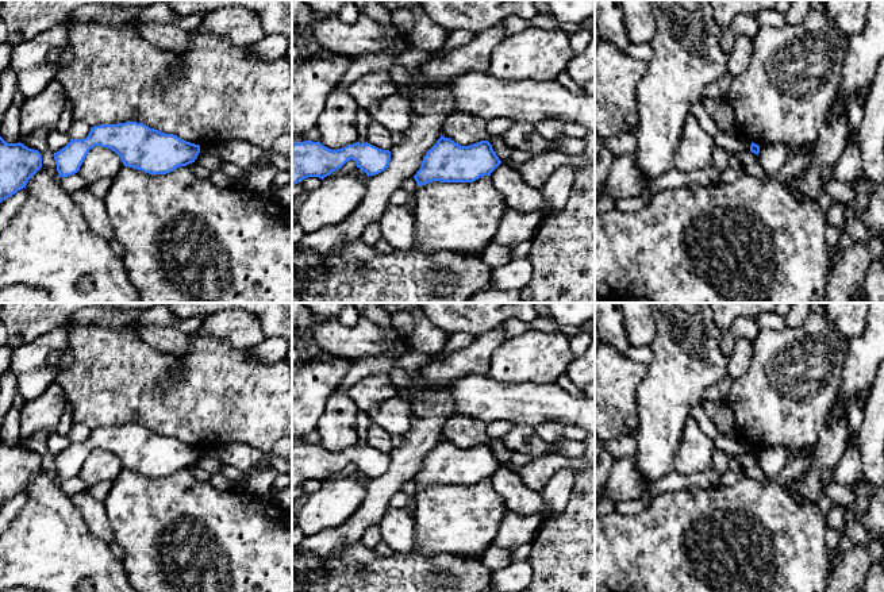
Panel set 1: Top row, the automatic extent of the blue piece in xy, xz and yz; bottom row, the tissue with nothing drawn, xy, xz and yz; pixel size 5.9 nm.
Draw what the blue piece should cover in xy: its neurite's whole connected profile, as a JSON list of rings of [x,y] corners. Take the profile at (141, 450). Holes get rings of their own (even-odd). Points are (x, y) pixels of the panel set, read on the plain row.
[[[126,424],[91,430],[84,442],[70,442],[54,455],[59,480],[77,476],[87,457],[95,449],[115,454],[124,469],[149,477],[166,477],[187,469],[197,461],[200,449],[177,438],[165,437],[143,426]]]

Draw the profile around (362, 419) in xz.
[[[358,411],[357,416],[357,431],[358,431],[358,445],[365,446],[366,445],[366,433],[369,426],[372,424],[370,418],[366,412]]]

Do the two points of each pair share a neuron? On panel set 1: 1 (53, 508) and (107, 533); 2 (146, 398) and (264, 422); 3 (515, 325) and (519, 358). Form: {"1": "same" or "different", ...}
{"1": "different", "2": "same", "3": "different"}

